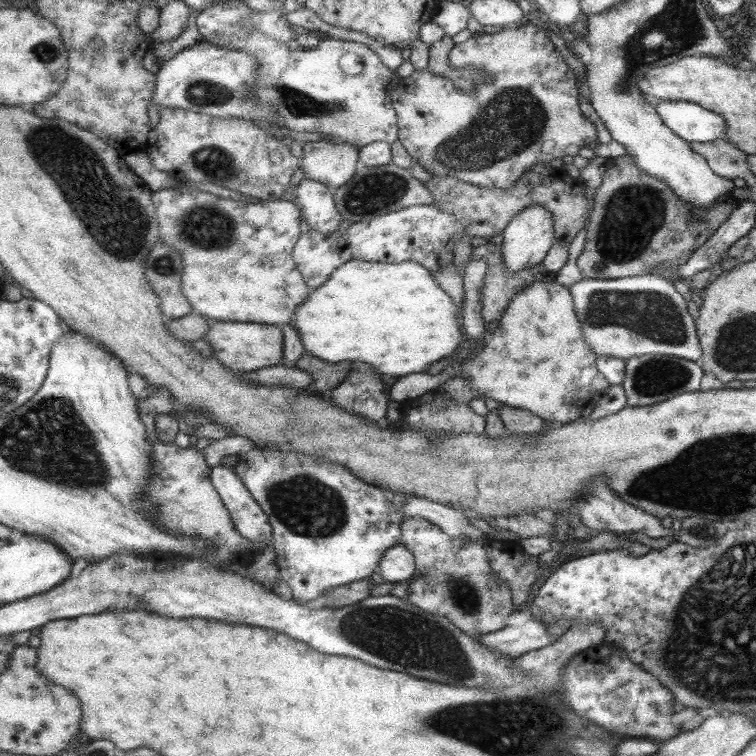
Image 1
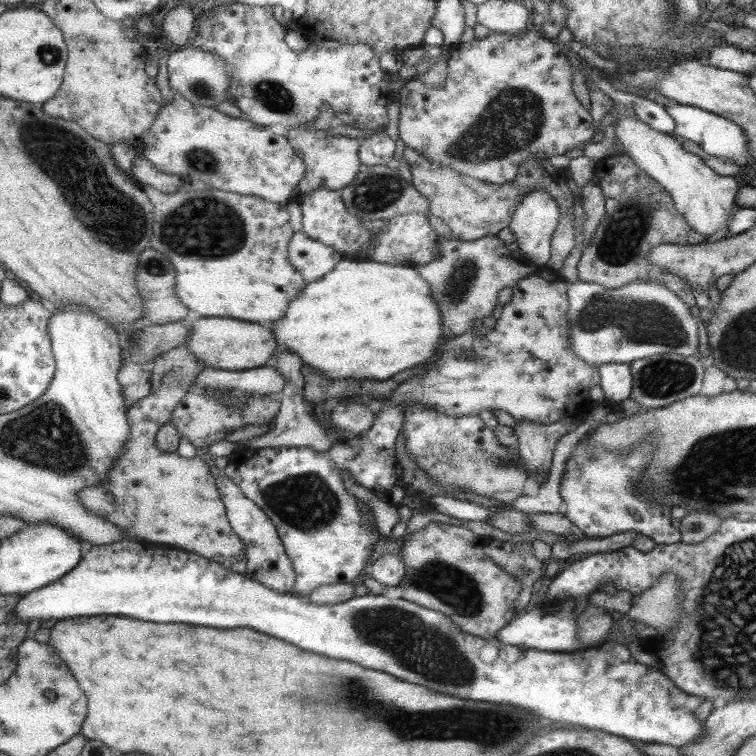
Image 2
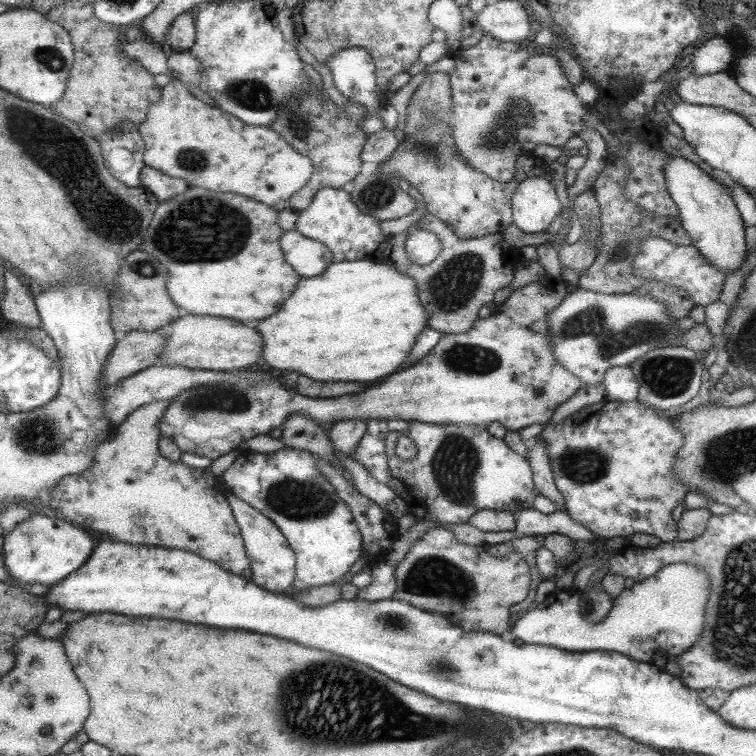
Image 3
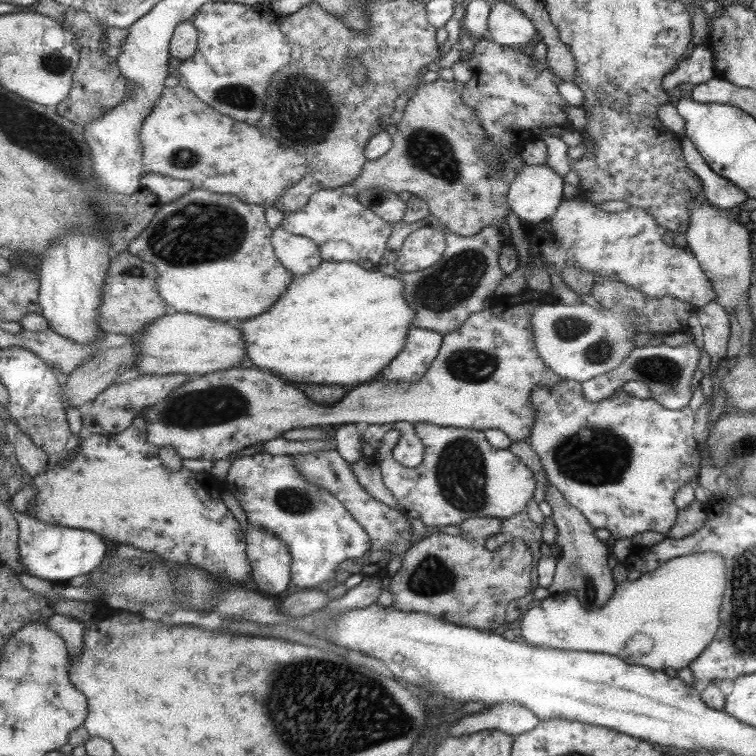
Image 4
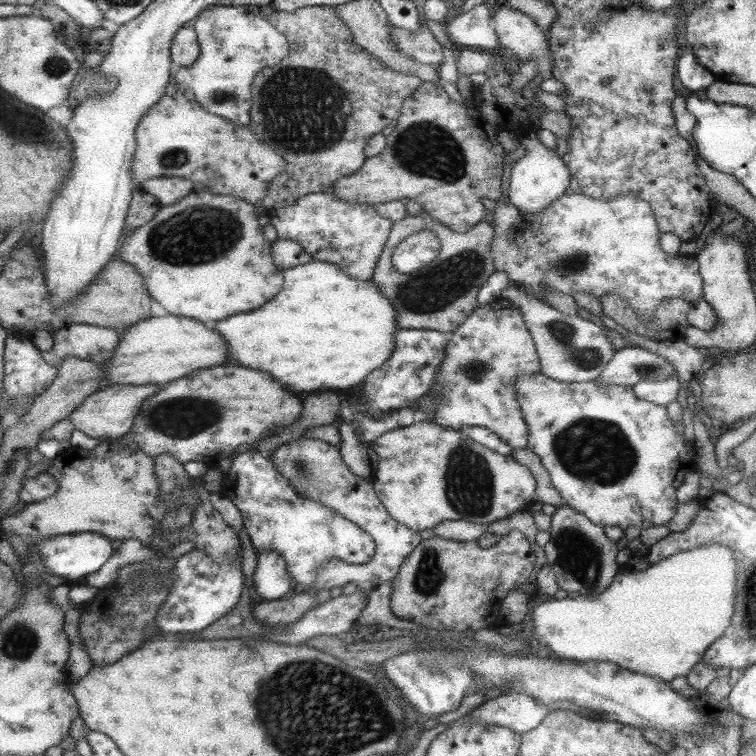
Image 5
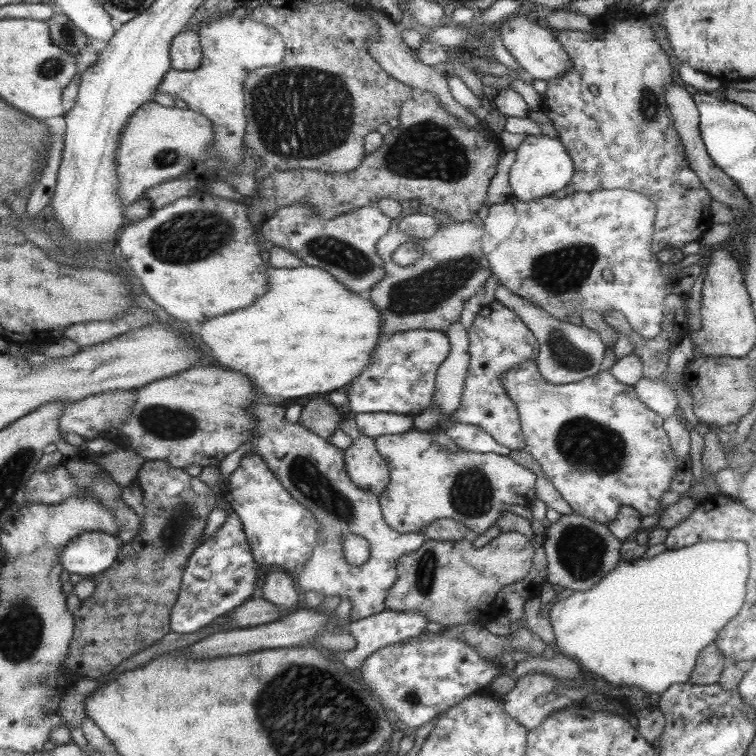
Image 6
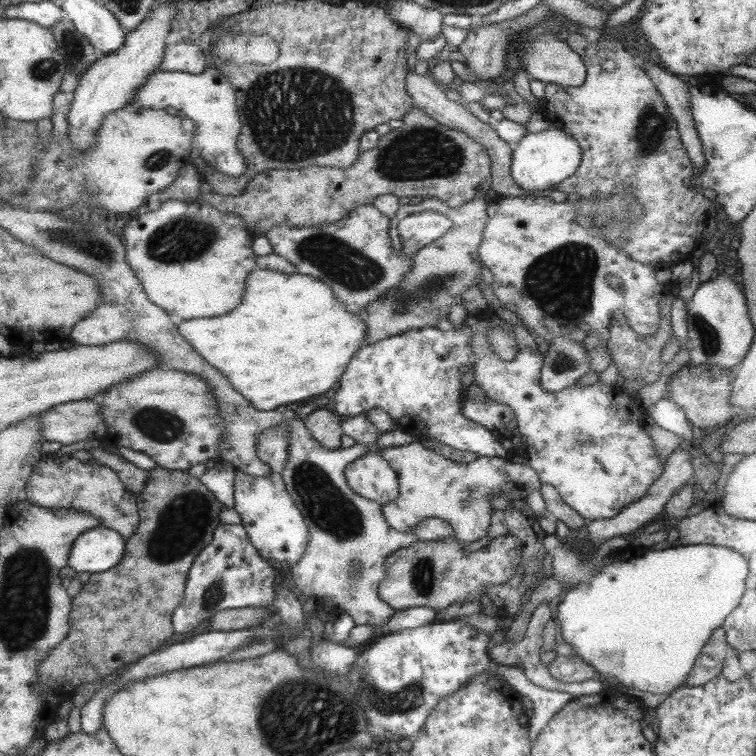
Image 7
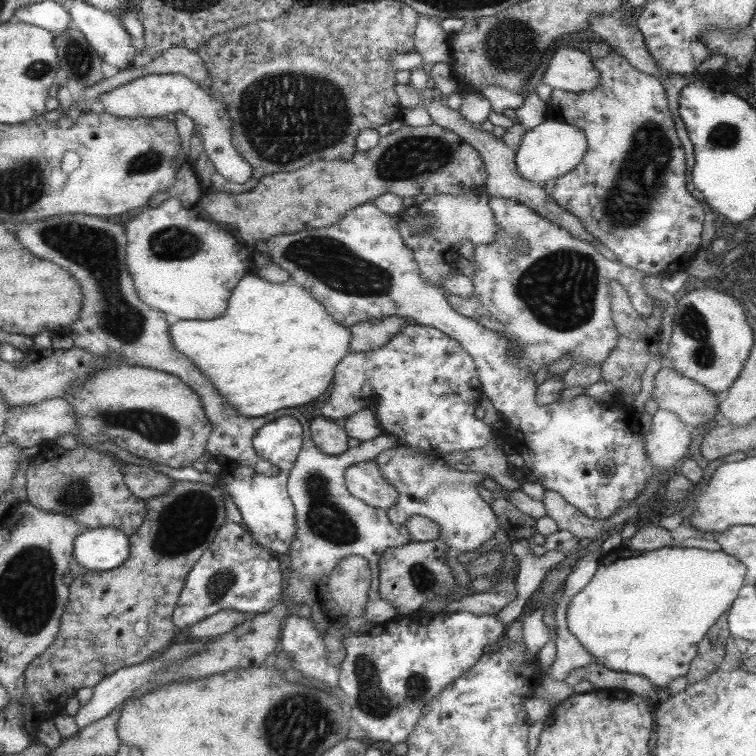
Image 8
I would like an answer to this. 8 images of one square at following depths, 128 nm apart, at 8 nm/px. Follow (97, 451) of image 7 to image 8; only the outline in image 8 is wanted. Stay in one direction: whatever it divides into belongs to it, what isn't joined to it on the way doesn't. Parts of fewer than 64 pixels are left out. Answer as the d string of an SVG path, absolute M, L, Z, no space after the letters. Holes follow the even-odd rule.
M124 463L120 471L124 485L135 498L148 501L170 489L172 479L155 471L153 467Z

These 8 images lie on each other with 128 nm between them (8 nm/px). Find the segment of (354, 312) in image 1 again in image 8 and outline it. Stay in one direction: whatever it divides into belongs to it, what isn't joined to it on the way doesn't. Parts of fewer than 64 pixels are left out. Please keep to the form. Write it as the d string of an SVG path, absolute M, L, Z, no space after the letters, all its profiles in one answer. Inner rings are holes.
M249 273L238 280L228 300L227 316L211 320L179 320L170 326L172 343L207 374L211 384L231 400L231 404L244 417L260 417L283 408L301 406L325 394L335 368L351 352L352 334L347 326L339 324L319 302L301 285L289 279L274 283Z

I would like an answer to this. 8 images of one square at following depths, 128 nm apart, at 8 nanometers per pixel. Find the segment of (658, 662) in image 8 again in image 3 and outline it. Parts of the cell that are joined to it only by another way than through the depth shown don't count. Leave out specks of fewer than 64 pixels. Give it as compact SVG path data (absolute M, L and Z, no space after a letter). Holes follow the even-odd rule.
M685 563L669 564L649 579L634 583L629 590L623 590L612 601L607 616L597 624L583 620L578 606L579 592L555 591L555 596L549 596L545 604L539 604L539 608L531 608L529 612L520 614L521 618L510 627L506 637L522 644L559 648L567 652L615 651L636 661L649 662L657 655L663 655L667 660L674 660L675 655L686 651L691 644L698 641L703 626L703 604L709 594L707 580L709 580L707 575L701 569L697 569L697 566Z

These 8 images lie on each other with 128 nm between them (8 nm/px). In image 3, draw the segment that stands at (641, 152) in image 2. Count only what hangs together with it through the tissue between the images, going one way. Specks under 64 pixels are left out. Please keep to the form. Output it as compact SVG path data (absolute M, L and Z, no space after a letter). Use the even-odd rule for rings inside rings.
M673 156L662 166L663 176L666 179L666 188L669 190L670 199L678 207L679 220L687 236L692 238L692 244L698 251L726 275L739 269L745 260L745 242L743 242L743 220L739 218L737 204L730 190L722 183L723 177L704 173L694 162L687 161L681 156Z

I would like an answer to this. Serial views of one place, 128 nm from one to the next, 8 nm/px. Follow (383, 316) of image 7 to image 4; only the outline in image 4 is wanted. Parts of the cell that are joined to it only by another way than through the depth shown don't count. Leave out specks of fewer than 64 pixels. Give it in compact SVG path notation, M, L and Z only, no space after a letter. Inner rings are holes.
M431 216L417 220L410 224L402 222L391 225L390 236L386 242L386 250L376 266L377 270L398 277L403 281L403 296L414 310L414 320L411 326L422 329L430 329L442 335L458 330L470 315L483 309L483 300L495 290L499 280L503 278L503 272L499 264L500 251L503 243L499 241L498 230L495 227L486 227L474 236L461 237L451 234L449 230L437 225L437 221ZM435 225L447 240L443 256L427 268L399 273L395 268L400 245L404 238L411 232L422 227Z

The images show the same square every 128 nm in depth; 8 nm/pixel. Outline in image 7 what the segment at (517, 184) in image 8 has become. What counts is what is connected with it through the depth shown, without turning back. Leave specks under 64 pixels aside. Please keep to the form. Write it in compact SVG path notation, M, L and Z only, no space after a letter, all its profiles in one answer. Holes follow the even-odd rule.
M406 70L406 82L405 88L407 94L411 97L412 106L419 108L421 112L427 113L427 116L431 117L431 120L435 120L437 124L445 126L445 128L455 129L459 132L464 132L467 136L475 139L477 144L482 144L483 148L486 148L487 156L491 160L492 168L492 183L491 190L495 190L496 194L500 194L501 197L514 197L514 196L540 196L541 191L537 190L523 190L519 188L510 175L510 164L512 159L512 153L509 149L506 141L501 140L498 134L494 132L494 128L489 124L480 122L475 116L471 115L466 107L462 107L459 103L453 103L451 100L447 100L445 92L443 92L443 86L441 83L434 80L429 74L416 73Z

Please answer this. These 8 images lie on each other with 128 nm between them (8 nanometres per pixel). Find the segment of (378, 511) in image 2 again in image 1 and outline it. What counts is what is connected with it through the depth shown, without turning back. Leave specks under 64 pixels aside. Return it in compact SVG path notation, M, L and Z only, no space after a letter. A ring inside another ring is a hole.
M407 494L406 504L400 511L402 520L405 517L420 516L430 521L431 524L438 525L451 538L463 536L470 540L482 541L487 536L486 533L469 523L469 515L454 511L451 507L431 502L426 498L417 498L412 494Z

